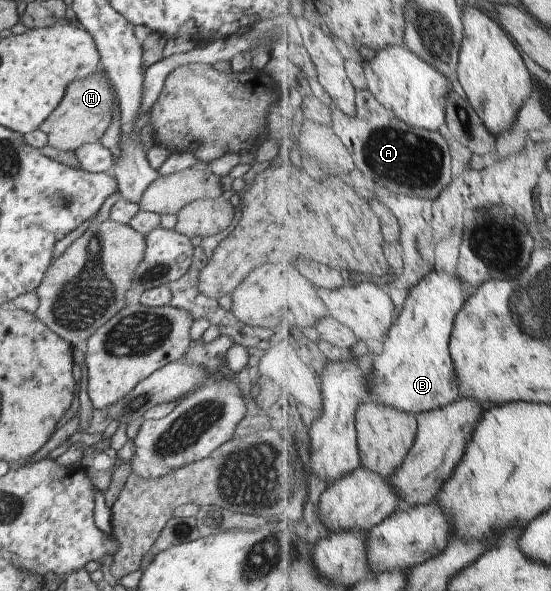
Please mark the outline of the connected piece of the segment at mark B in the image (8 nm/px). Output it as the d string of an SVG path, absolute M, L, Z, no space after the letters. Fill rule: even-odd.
M433 268L433 272L425 276L425 280L421 280L415 288L411 288L409 298L403 310L400 310L401 316L396 318L396 323L393 324L383 342L382 353L372 357L370 367L372 375L367 378L369 378L371 394L375 401L380 401L397 410L413 412L417 416L421 412L449 406L460 398L460 385L457 382L457 370L450 352L450 344L457 316L460 315L467 300L465 287L467 288L465 280L461 280L461 276L457 276L456 273L450 275Z

